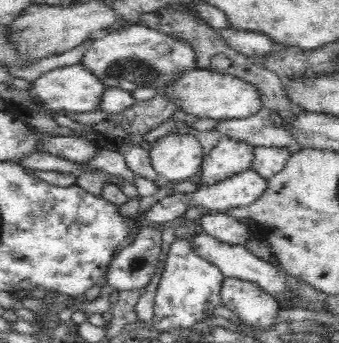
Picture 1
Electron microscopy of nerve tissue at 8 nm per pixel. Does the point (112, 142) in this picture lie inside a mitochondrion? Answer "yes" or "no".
no

